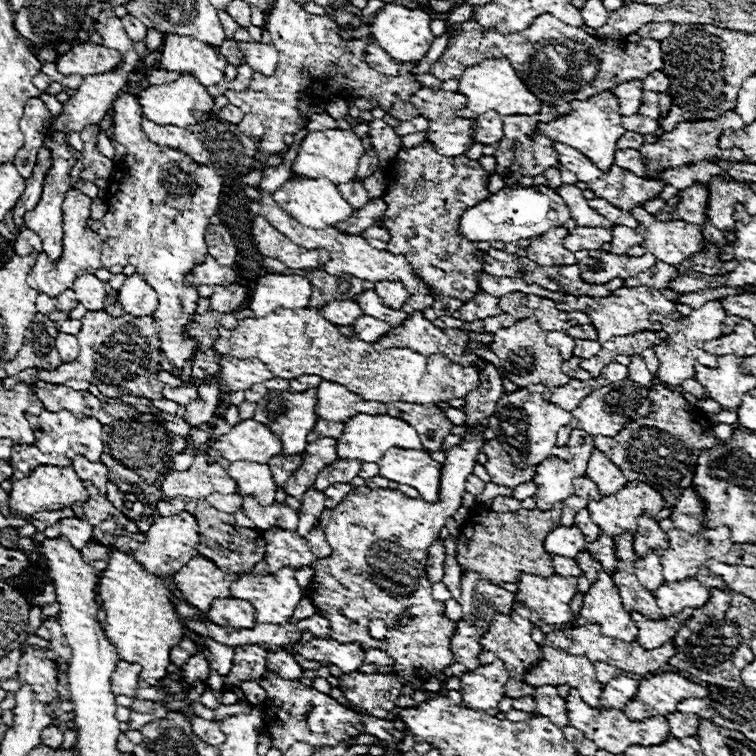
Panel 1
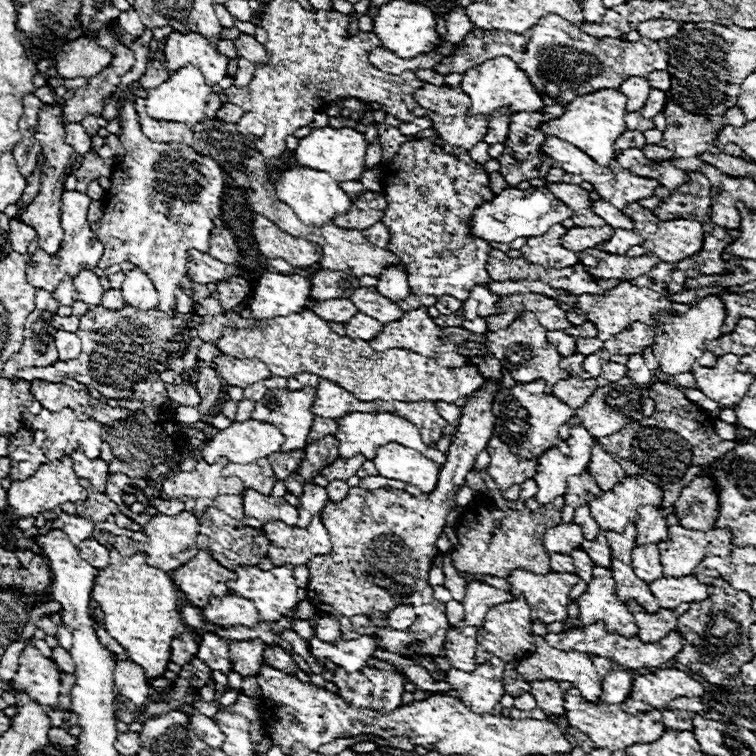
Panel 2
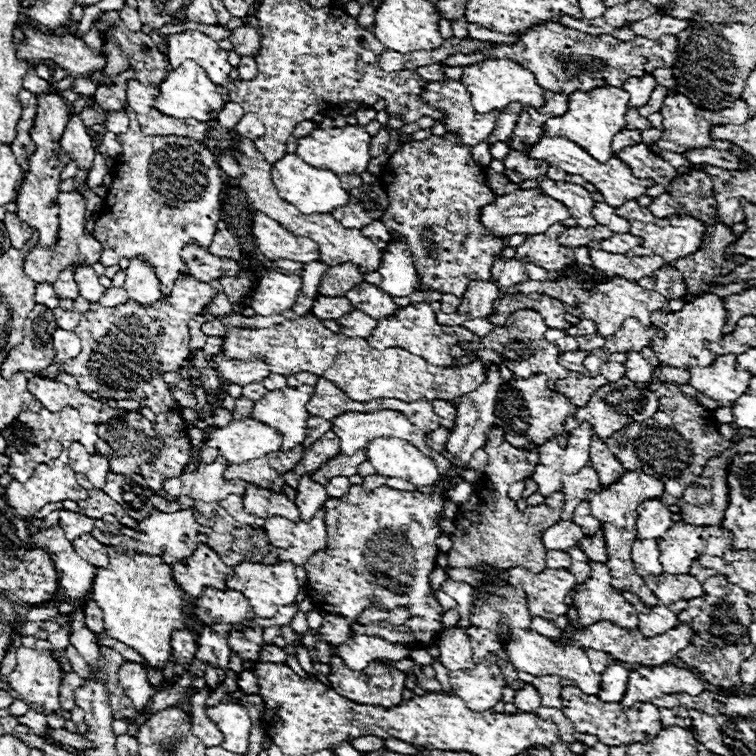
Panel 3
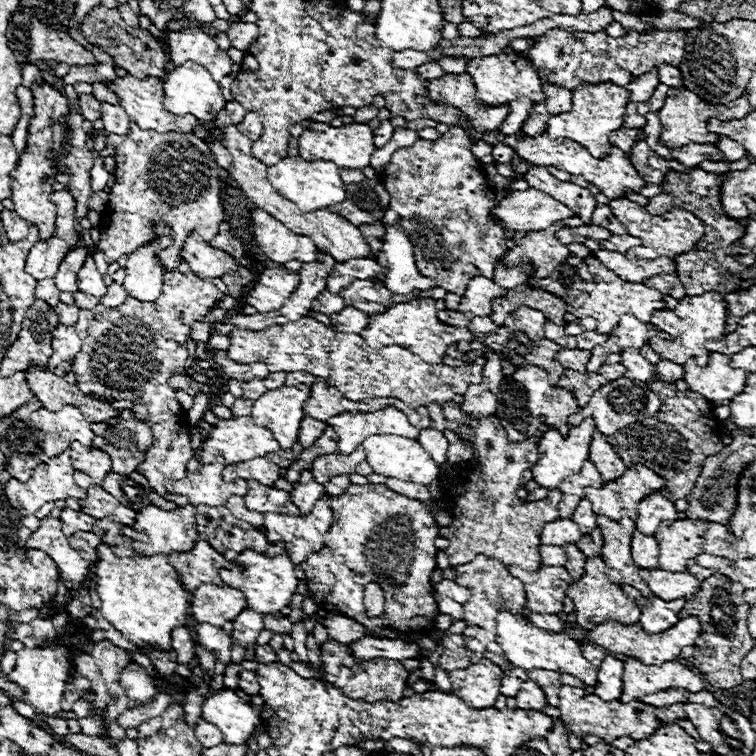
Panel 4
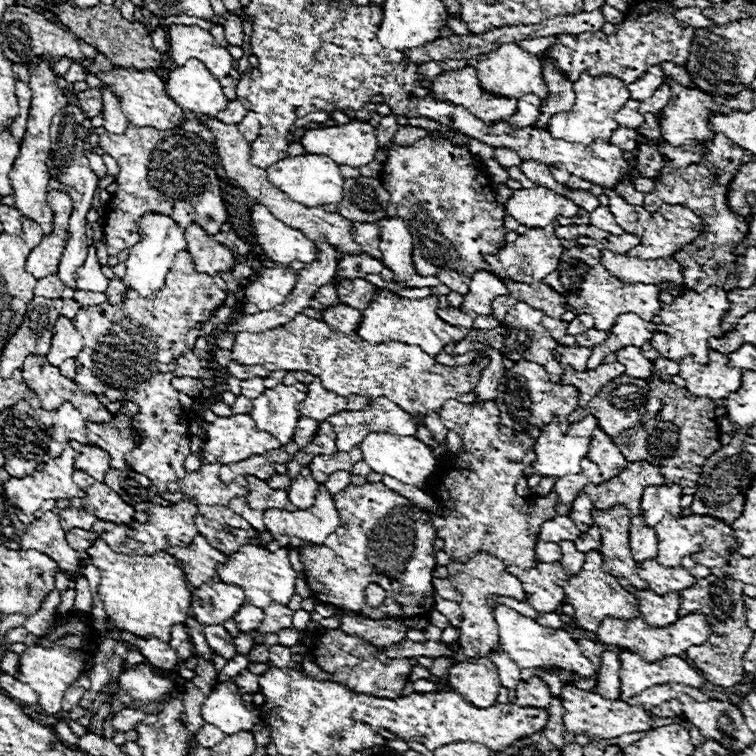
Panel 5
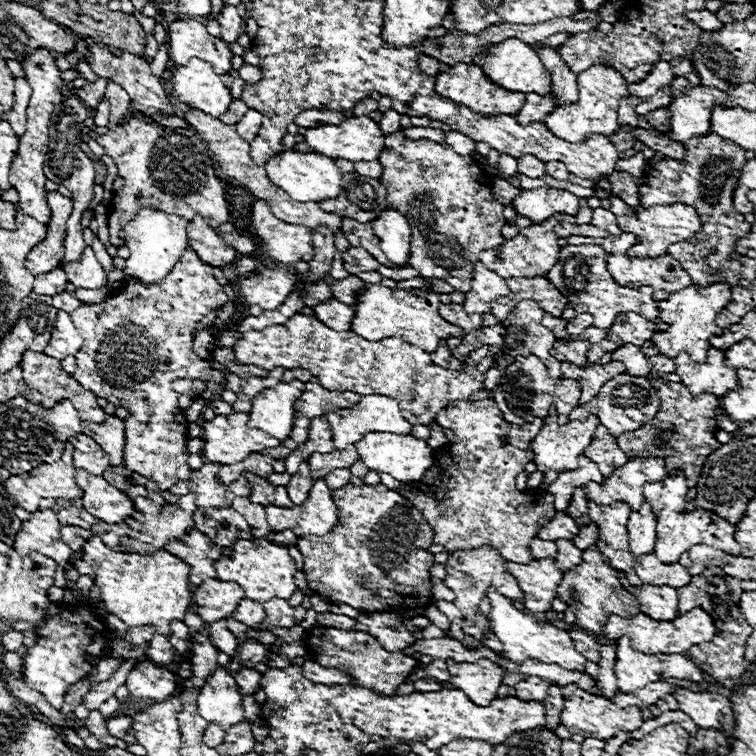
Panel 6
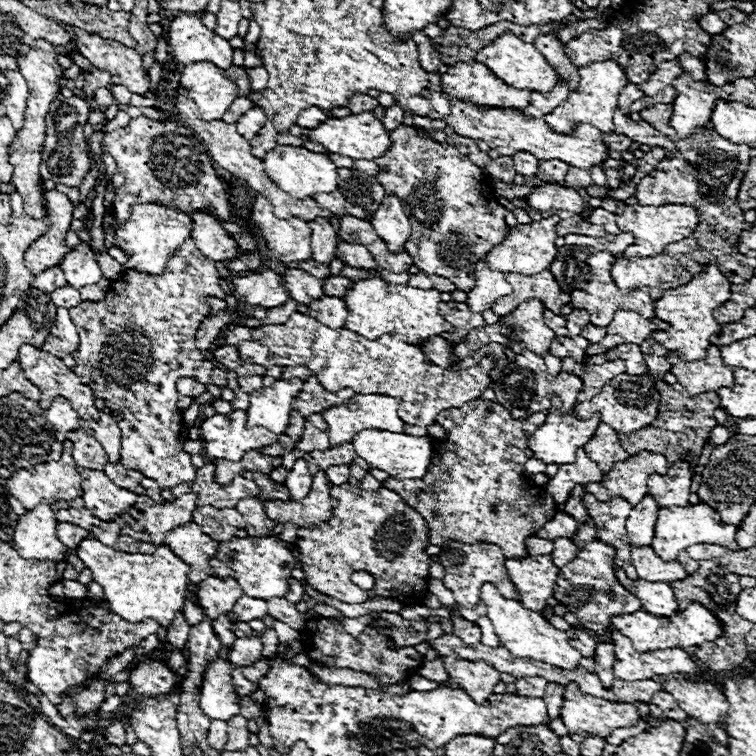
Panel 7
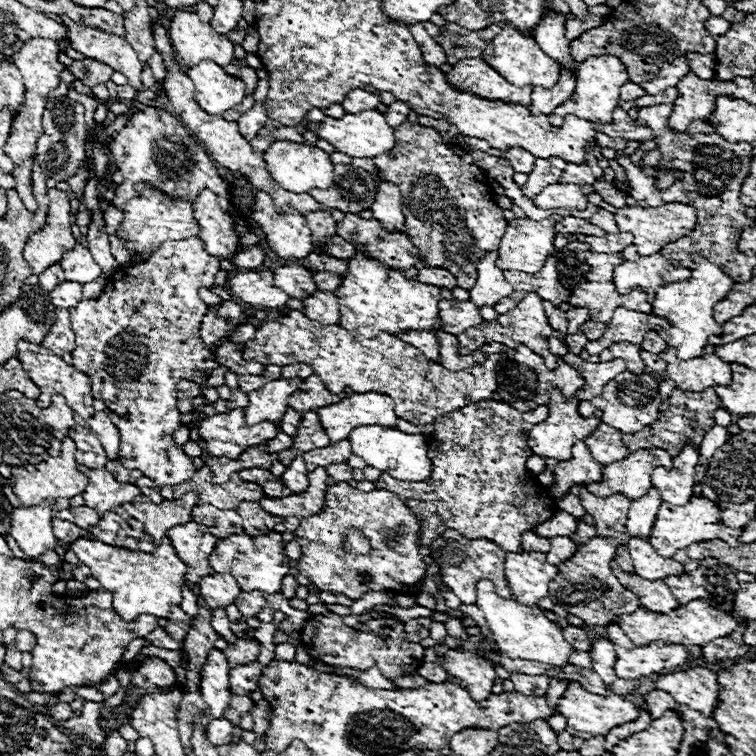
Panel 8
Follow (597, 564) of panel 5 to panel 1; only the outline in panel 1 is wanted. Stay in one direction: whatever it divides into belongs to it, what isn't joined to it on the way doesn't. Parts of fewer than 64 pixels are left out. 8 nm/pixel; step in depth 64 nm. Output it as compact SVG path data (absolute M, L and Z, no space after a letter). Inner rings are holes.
M600 572L598 582L594 582L584 594L582 610L578 612L576 620L580 626L600 624L604 636L612 636L628 644L636 642L638 628L632 622L630 614L624 610L620 594L616 592L616 586L606 572Z

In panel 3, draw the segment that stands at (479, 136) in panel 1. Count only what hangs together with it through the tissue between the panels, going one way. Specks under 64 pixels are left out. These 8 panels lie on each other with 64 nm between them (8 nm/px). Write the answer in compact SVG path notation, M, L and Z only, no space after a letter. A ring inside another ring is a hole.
M510 104L508 108L504 108L502 116L498 116L496 120L496 128L492 130L492 134L486 138L488 144L494 144L494 142L508 142L510 136L512 136L512 130L514 130L514 124L518 120L518 114L520 114L520 104Z

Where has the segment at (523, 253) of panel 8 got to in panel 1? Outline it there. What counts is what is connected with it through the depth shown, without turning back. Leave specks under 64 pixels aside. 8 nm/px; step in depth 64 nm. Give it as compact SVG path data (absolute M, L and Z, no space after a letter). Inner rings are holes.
M564 226L552 228L552 232L532 238L532 244L526 248L526 258L540 266L572 266L576 258L562 246L562 240L568 236Z

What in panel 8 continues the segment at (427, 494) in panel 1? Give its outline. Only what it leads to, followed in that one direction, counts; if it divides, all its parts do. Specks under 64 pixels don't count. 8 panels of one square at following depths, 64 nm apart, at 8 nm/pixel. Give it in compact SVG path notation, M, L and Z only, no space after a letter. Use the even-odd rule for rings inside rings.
M360 426L350 432L348 440L352 444L352 452L360 456L368 466L388 472L396 480L420 482L430 476L432 462L428 458L428 446L422 434L404 434L400 430L380 428L380 426Z

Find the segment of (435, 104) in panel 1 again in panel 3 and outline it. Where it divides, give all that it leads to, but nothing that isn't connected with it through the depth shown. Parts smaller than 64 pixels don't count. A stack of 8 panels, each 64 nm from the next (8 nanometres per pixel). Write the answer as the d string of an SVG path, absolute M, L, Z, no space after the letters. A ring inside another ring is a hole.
M456 80L426 84L422 90L422 100L432 108L444 110L442 124L446 126L446 132L458 134L466 146L476 146L478 142L484 142L496 126L496 118L500 116L500 112L490 112L488 116L472 112L470 96L464 84Z

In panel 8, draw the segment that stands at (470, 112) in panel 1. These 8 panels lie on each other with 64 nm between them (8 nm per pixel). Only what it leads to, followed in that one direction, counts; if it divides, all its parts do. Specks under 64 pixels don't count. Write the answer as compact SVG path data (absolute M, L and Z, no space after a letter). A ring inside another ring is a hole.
M504 26L502 32L488 44L488 48L480 56L488 66L492 66L502 78L506 78L514 86L542 86L542 88L552 88L558 78L560 78L560 66L540 52L536 40L532 36L524 36L512 26Z

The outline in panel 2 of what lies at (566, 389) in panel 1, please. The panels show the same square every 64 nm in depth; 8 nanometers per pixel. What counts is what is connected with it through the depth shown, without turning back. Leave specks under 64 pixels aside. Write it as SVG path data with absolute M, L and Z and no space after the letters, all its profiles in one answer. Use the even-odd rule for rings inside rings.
M570 376L568 380L560 380L560 384L554 386L552 394L556 398L560 398L564 404L568 404L570 408L576 410L576 408L580 408L588 400L588 396L596 388L602 386L602 382L606 382L606 380L602 380L602 378L598 378L598 380L596 378L582 380L580 376Z

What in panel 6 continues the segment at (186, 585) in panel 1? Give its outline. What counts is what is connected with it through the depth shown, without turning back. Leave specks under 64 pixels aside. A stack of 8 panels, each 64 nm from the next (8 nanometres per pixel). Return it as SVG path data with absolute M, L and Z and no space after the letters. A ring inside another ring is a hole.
M192 530L184 540L176 540L172 544L166 544L164 550L172 552L174 556L184 560L192 568L188 574L192 584L200 586L204 580L216 578L214 562L220 558L222 552L202 532Z

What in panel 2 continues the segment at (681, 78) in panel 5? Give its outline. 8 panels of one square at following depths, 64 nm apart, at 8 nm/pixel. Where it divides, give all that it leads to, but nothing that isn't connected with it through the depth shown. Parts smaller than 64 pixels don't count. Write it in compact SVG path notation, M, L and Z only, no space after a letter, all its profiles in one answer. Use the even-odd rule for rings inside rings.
M652 72L652 76L648 76L648 82L652 88L662 90L662 92L668 92L668 88L670 88L668 72Z

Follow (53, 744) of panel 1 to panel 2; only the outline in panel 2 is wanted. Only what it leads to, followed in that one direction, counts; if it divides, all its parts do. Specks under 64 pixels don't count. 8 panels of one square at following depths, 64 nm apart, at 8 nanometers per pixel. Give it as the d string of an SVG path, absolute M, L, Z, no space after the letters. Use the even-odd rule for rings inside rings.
M54 726L54 728L50 728L48 730L48 742L50 744L58 744L58 746L74 746L74 744L78 744L78 740L74 738L74 736L68 736L66 734L66 730L62 730L62 728L58 728L58 726Z

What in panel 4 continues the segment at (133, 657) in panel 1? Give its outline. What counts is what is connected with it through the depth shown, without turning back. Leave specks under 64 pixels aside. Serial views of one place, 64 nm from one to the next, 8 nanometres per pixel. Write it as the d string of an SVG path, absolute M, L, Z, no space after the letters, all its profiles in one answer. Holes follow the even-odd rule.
M100 544L98 552L100 562L94 566L94 572L98 576L96 592L102 602L104 620L138 648L158 646L160 650L170 650L172 630L186 624L190 594L168 564L168 556L116 556L108 544Z

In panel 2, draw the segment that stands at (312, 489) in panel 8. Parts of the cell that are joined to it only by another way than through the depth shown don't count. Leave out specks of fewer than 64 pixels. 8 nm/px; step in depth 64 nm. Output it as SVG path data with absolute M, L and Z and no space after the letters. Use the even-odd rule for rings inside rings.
M316 516L316 520L312 520L312 524L306 530L298 526L288 528L286 524L280 524L280 522L264 524L262 530L264 530L264 536L268 536L268 540L272 542L272 546L288 550L288 562L272 562L274 566L284 566L284 564L302 566L312 556L328 554L332 550L328 532L320 516Z

